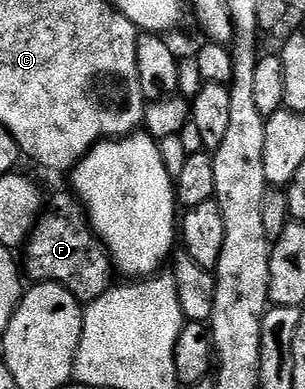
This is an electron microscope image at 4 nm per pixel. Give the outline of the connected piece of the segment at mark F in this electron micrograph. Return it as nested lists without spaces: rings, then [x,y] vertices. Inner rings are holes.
[[[75,193],[56,194],[47,199],[44,211],[36,221],[36,227],[32,230],[26,245],[23,247],[24,262],[22,258],[22,270],[33,279],[33,283],[52,282],[56,286],[66,288],[82,304],[98,300],[113,285],[114,267],[112,257],[104,246],[103,241],[92,230],[88,213],[84,209],[83,202],[76,197]]]

